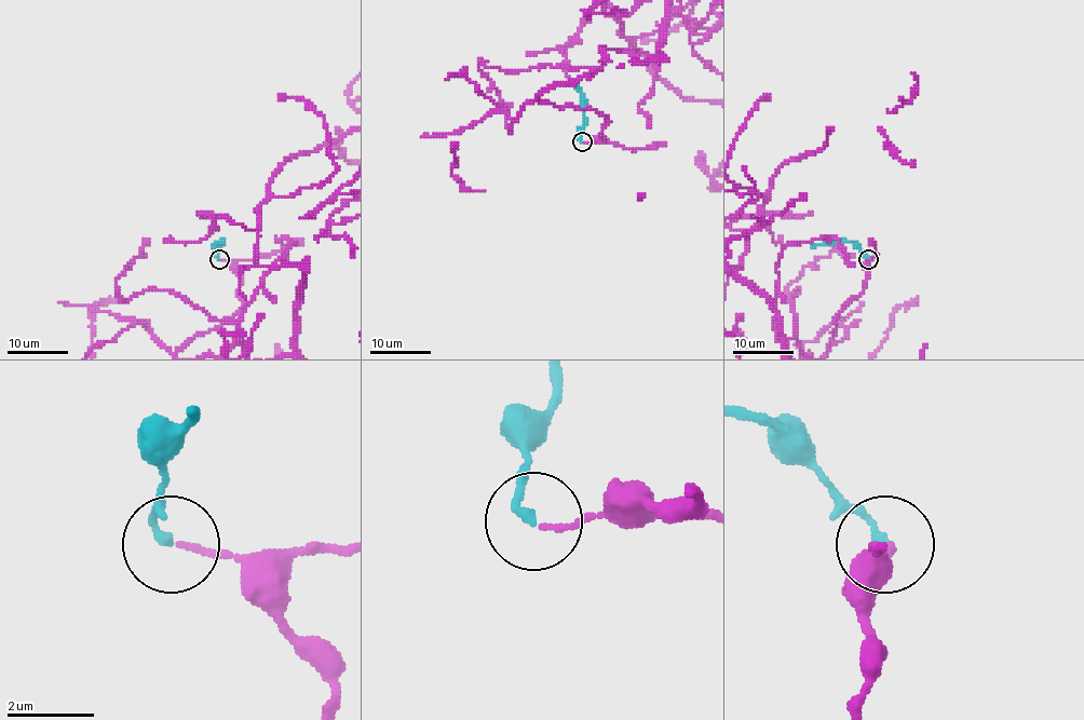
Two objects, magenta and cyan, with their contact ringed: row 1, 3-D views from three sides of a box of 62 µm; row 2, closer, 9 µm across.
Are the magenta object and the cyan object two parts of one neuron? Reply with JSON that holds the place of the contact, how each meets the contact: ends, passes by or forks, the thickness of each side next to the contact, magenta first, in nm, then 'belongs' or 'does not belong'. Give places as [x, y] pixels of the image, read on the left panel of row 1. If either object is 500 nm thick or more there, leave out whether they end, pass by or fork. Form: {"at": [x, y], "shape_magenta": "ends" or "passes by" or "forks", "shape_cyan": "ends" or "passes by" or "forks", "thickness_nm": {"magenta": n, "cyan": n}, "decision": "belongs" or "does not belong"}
{"at": [219, 259], "shape_magenta": "ends", "shape_cyan": "ends", "thickness_nm": {"magenta": 120, "cyan": 200}, "decision": "belongs"}

